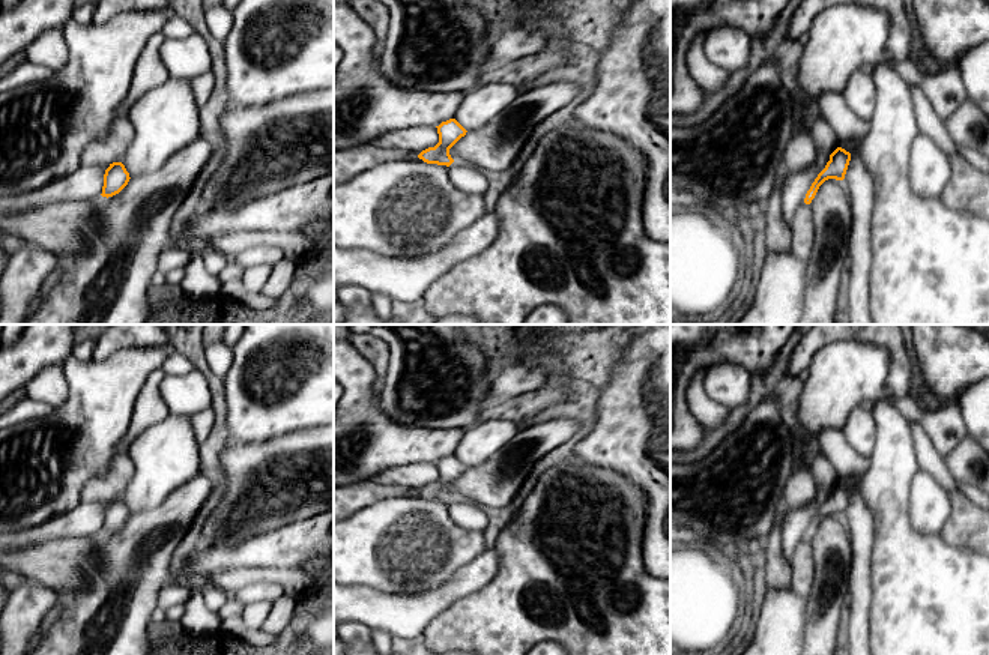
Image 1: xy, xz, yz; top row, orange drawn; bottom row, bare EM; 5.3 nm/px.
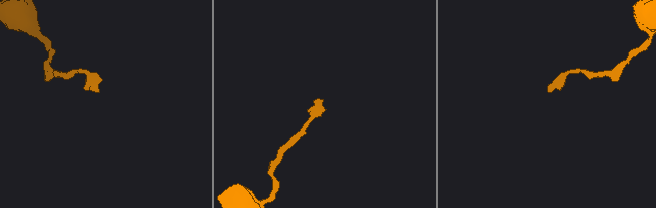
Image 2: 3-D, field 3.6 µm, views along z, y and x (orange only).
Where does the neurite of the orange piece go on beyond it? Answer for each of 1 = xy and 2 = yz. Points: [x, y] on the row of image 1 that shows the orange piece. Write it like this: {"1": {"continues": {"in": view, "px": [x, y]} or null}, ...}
{"1": {"continues": null}, "2": {"continues": null}}

